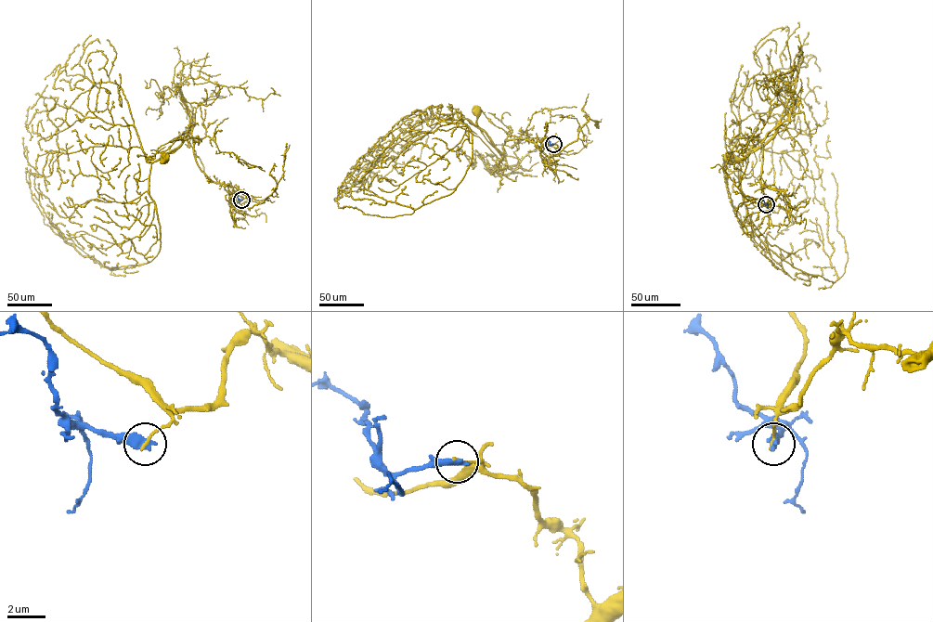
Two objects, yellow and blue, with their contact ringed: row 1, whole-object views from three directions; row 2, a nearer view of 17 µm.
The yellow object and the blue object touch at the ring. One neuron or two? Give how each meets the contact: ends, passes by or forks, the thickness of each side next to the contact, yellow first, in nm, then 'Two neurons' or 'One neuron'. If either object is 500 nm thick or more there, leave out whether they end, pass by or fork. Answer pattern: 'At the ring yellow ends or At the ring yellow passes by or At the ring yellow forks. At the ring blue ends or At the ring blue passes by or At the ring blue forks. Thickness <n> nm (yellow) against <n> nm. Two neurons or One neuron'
Thickness 130 nm (yellow) against 500 nm. Two neurons

